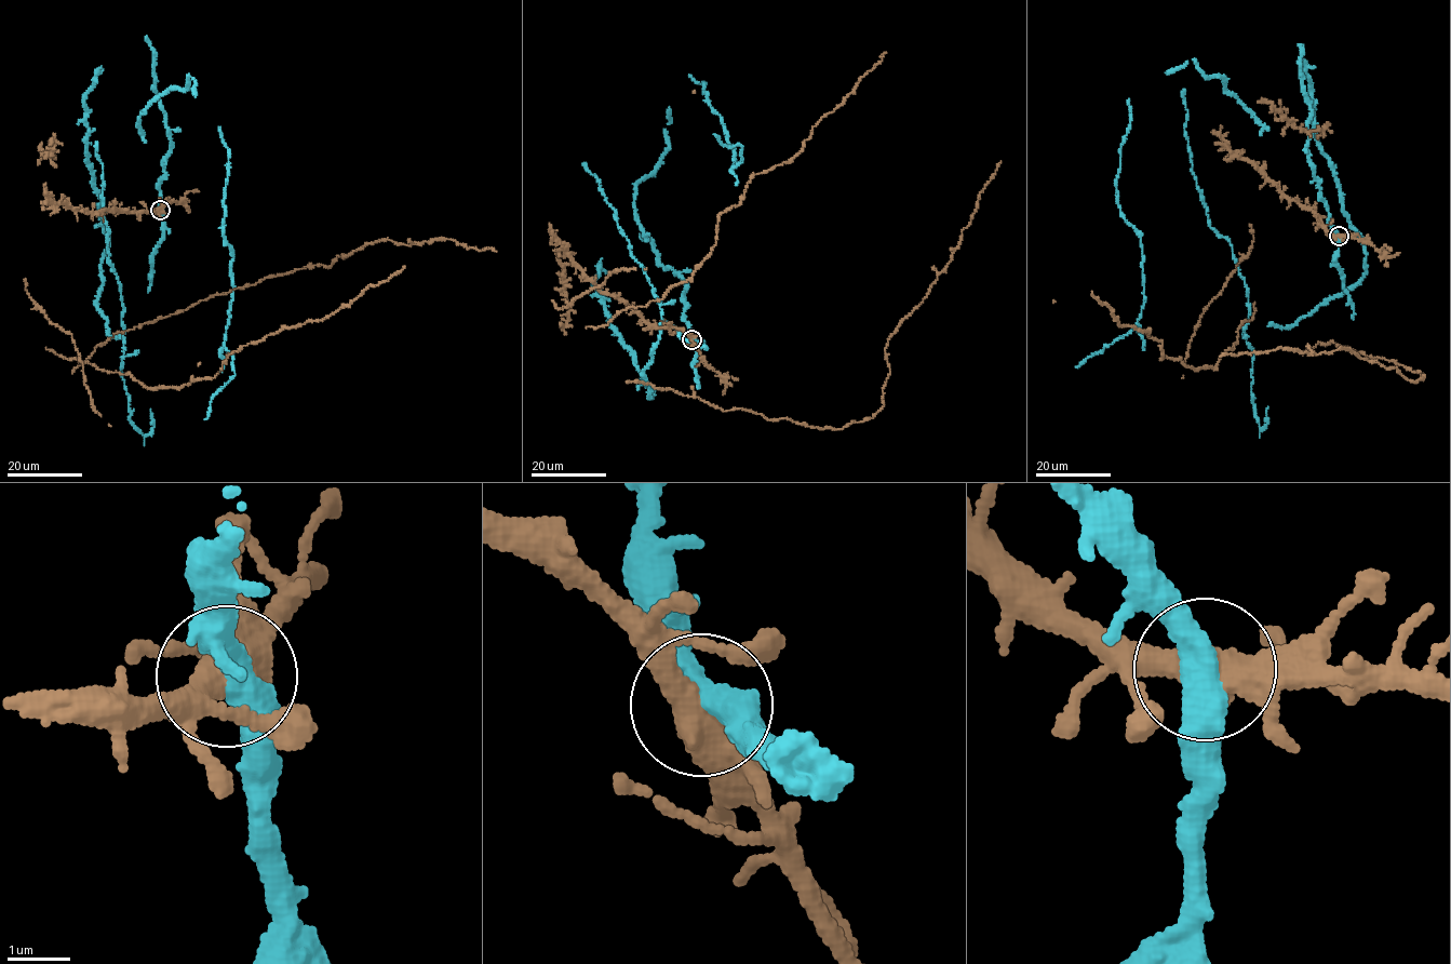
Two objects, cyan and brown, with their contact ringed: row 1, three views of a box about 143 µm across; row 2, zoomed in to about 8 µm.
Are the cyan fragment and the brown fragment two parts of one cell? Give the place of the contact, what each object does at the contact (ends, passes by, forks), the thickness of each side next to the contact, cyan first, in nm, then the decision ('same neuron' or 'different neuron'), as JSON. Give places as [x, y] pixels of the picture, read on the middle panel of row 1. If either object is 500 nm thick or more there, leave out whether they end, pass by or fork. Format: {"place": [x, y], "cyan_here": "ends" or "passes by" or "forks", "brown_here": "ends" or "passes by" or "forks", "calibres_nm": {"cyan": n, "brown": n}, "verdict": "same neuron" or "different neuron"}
{"place": [692, 339], "calibres_nm": {"cyan": 420, "brown": 500}, "verdict": "different neuron"}

